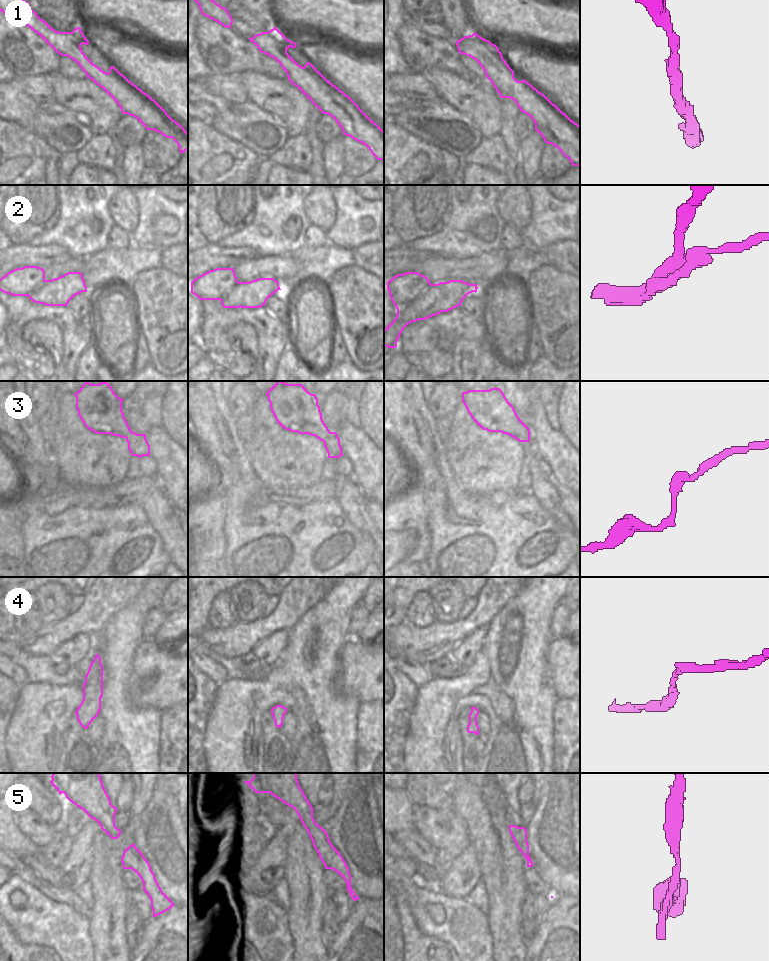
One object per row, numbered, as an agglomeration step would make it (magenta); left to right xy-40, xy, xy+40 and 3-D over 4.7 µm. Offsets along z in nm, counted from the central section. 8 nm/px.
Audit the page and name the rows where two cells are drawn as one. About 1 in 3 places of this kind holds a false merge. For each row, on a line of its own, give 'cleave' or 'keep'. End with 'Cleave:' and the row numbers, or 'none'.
1: keep
2: cleave
3: keep
4: keep
5: keep
Cleave: 2

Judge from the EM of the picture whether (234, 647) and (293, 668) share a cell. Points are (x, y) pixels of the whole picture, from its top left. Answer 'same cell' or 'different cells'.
different cells

